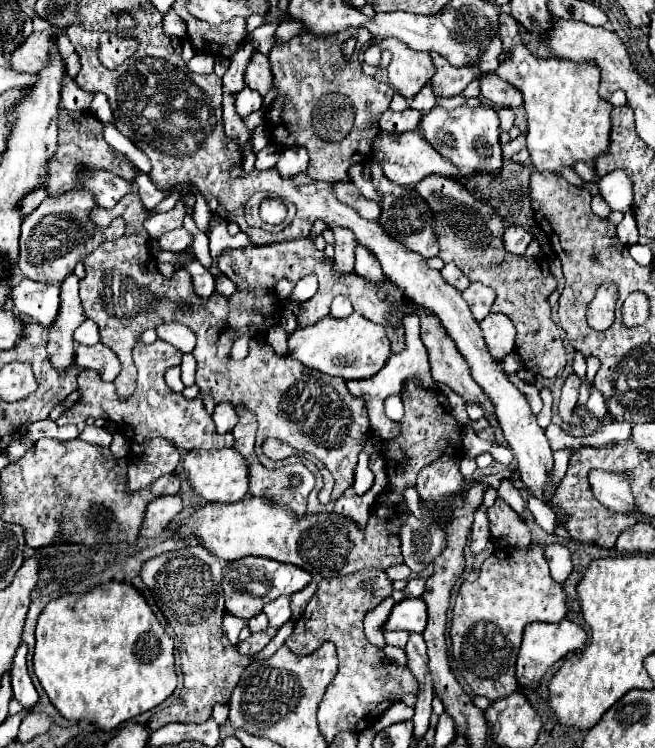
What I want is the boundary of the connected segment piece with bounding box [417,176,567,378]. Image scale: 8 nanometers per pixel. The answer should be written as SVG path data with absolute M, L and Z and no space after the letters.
M429 176L417 184L417 192L427 200L435 214L435 234L441 248L439 258L445 264L457 264L457 268L471 282L481 282L495 290L497 298L491 306L491 312L501 312L513 320L517 328L515 352L521 356L523 366L543 378L555 378L565 366L567 358L547 300L557 286L557 280L549 274L549 268L543 276L543 270L535 258L509 254L503 248L503 220L493 212L491 204L477 202L473 194L469 194L469 190L465 190L465 186L461 186L457 180Z

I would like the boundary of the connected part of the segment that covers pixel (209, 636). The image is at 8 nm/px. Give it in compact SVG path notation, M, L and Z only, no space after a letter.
M185 546L181 550L147 560L143 564L141 578L151 588L153 598L161 614L165 616L165 622L177 634L181 666L185 674L185 684L179 700L173 700L171 706L155 712L149 720L149 728L155 730L155 724L169 722L201 724L211 716L217 702L229 702L233 686L237 686L241 678L241 670L251 662L249 656L239 654L231 646L221 628L225 616L219 582L221 560L213 554L207 554L207 550L203 550L201 546Z

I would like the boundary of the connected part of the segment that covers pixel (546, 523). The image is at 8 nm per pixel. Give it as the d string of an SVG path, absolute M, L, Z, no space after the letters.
M521 480L513 481L513 485L517 489L524 489L528 493L529 499L527 502L527 507L533 514L537 524L547 533L553 533L557 523L555 520L555 513L549 505L534 497Z

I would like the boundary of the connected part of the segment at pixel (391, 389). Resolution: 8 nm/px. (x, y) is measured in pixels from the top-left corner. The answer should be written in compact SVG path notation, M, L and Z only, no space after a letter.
M406 315L403 320L403 328L405 328L405 348L401 352L393 354L389 358L389 362L385 364L385 368L379 370L379 374L375 374L373 378L367 378L367 380L347 382L349 394L353 394L355 398L363 398L363 402L367 406L367 412L369 412L371 434L379 436L381 440L389 440L399 432L397 424L385 416L383 400L391 394L399 394L401 386L405 384L405 378L419 378L423 382L423 388L433 388L433 378L431 378L431 372L429 372L429 362L427 362L427 350L425 350L421 338L419 338L419 318L417 318L417 315Z

